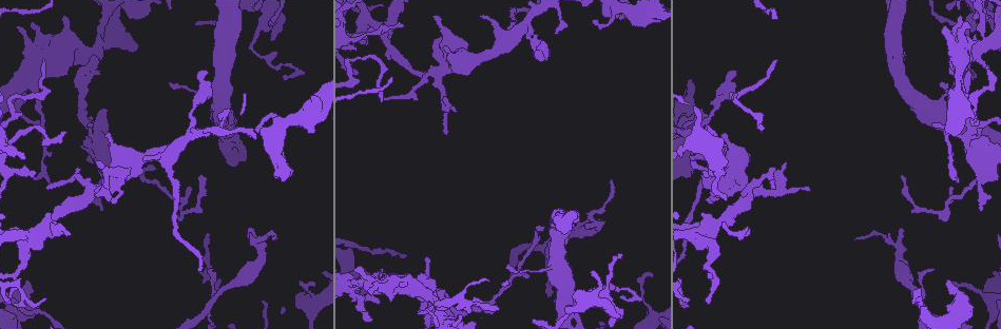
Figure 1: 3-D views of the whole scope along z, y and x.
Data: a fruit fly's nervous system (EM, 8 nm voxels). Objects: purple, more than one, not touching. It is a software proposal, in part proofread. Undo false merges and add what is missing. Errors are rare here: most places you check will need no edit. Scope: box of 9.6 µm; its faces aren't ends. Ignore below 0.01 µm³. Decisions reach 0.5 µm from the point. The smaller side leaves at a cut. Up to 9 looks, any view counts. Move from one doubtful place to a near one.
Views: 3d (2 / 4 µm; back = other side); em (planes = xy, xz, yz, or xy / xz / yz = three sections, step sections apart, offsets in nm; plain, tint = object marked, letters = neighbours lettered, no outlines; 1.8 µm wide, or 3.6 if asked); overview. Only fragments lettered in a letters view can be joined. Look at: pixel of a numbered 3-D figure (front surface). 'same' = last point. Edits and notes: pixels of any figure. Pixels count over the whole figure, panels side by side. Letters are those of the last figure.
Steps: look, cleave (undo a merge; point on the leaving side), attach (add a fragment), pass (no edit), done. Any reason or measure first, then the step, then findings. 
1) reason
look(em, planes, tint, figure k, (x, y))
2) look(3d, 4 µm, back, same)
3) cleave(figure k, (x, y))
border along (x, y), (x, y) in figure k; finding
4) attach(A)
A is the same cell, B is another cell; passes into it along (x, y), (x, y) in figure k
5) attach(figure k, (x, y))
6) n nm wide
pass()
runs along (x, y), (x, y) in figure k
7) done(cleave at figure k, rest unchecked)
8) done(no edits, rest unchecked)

a fork
look(3d, 2 µm, back, figure 1, (973, 127))

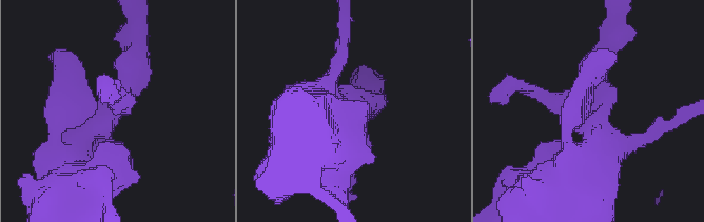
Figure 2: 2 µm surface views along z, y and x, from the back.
shape alone is not enough
look(em, 3.6 µm, xy, step 8, letters, figure 2, (594, 112))

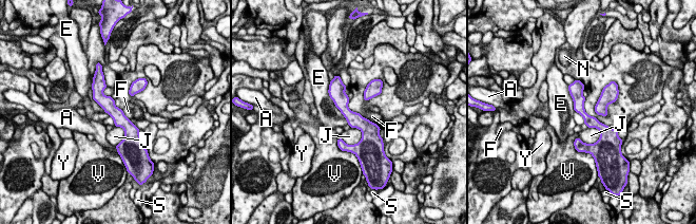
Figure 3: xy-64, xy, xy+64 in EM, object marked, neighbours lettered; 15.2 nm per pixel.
E touches over 440 nm
pass()
A, E, F, J, N, S, V and Y are other cells; runs along (101, 86), (100, 97), (128, 126), (127, 140) in figure 3; all the same neuron

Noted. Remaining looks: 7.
thin arm on a thick one
look(3d, 4 µm, back, figure 1, (970, 58))

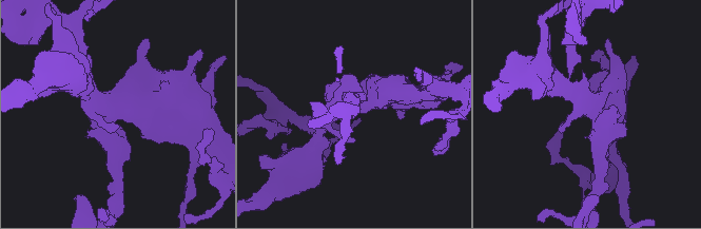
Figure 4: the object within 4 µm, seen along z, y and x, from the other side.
need the tissue
look(em, xy, step 8, tint, figure 4, (588, 109))

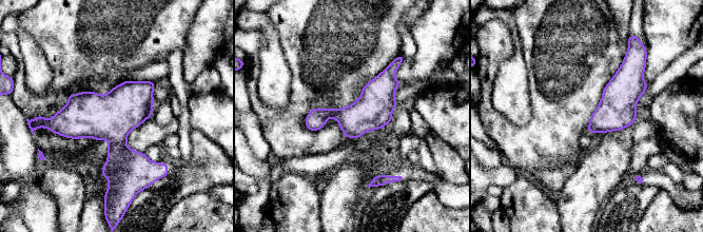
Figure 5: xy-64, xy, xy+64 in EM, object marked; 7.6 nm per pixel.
look(em, planes, letters, same)

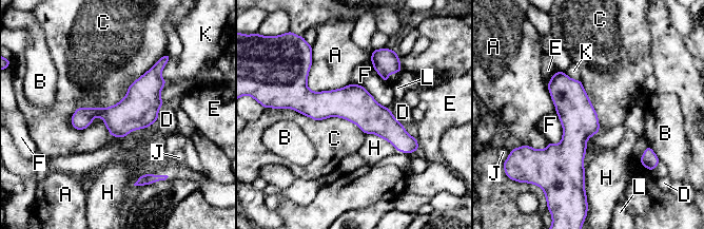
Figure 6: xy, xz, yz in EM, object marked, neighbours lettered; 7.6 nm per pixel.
280 nm wide
pass()
A, B, C, D, E, F, H, J, K and L are other cells; border along (161, 57), (72, 127) in figure 6; all the same neuron

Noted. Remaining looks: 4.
stops while still wide
look(em, 3.6 µm, planes, letters, figure 1, (39, 307))

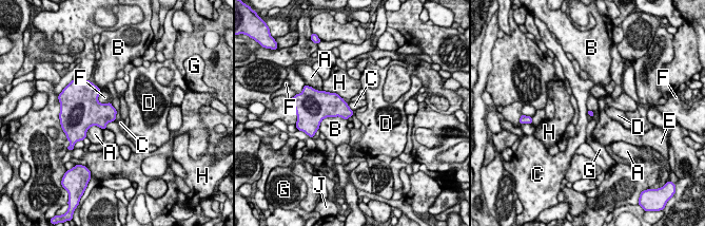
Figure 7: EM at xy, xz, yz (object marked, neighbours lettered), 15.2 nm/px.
B touches over 460 nm
pass()
A, B, C, D, E, F, G, H and J are other cells; none of them fits

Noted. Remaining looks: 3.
sharp bend
look(em, yz, step 4, tint, figure 1, (19, 169))

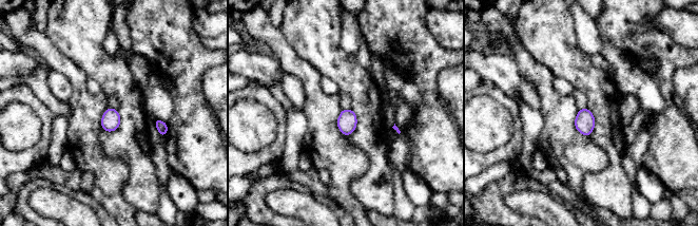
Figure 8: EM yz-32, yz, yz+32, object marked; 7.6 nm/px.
cut it another way
look(em, planes, tint, same)

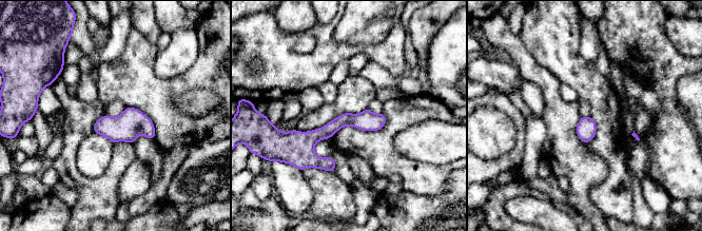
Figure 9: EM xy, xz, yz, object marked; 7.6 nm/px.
look(em, planes, letters, same)

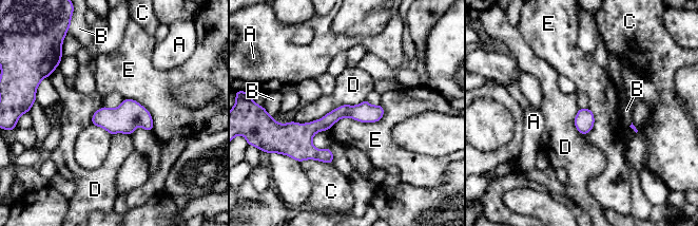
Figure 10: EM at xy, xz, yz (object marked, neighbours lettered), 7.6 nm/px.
pass()
A, B, C, D and E are other cells; border along (365, 99), (317, 119), (294, 121) in figure 10; one neuron here

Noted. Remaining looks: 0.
done(no edits, rest unchecked)

